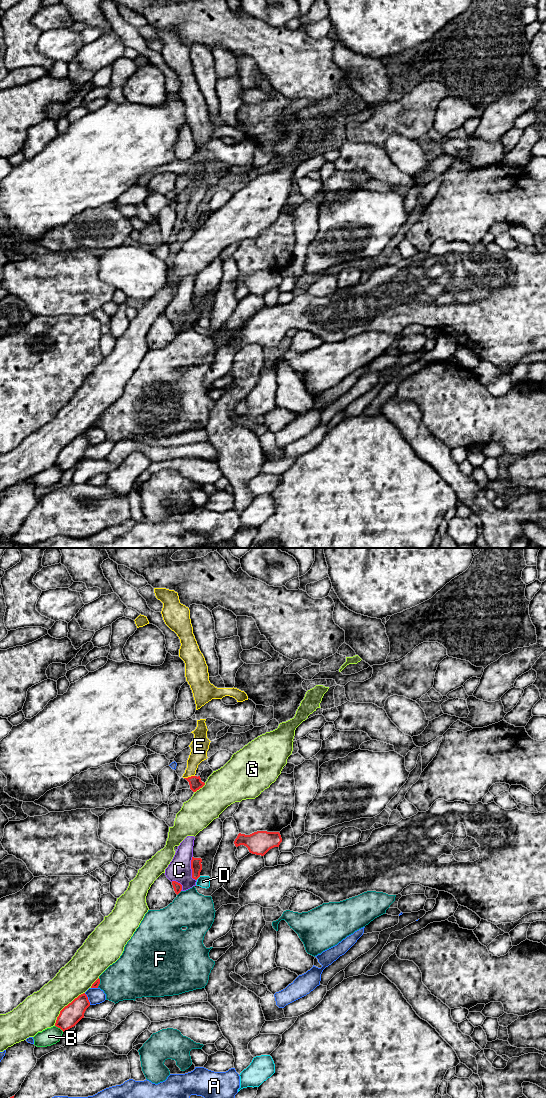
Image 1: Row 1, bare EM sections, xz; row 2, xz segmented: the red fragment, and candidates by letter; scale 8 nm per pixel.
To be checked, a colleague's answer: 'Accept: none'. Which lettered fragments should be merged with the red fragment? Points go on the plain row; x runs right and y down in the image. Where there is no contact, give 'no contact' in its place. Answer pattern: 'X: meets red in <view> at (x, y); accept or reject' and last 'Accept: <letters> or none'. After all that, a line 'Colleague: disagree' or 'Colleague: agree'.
A: meets red in xz at (87, 439); reject
B: meets red in xz at (59, 467); reject
C: meets red in xz at (191, 308); reject
D: meets red in xz at (198, 317); reject
E: meets red in xz at (189, 217); accept
F: meets red in xz at (179, 332); reject
G: meets red in xz at (65, 446); reject
Accept: E
Colleague: disagree

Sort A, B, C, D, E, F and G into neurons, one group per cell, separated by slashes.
A / B / C / D / E / F / G

